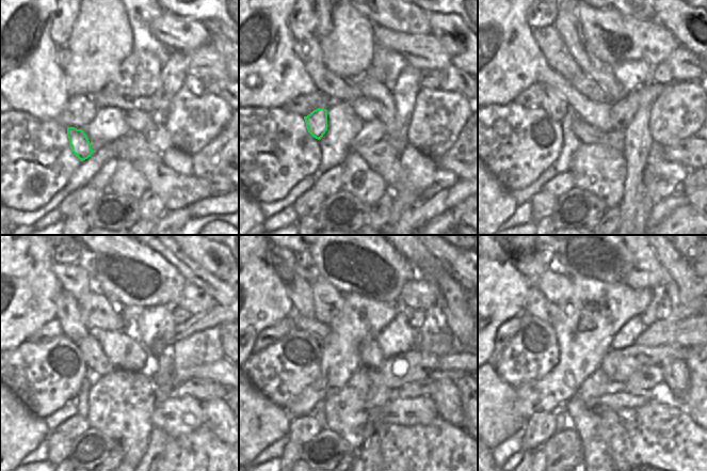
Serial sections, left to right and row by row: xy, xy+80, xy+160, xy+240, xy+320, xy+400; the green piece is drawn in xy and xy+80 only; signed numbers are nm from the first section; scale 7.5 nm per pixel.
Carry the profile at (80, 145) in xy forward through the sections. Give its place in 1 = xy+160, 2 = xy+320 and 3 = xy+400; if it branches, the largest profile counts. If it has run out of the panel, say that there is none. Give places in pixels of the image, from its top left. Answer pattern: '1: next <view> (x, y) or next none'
1: next xy+160 (553, 104)
2: next xy+320 (299, 291)
3: next xy+400 (528, 263)

